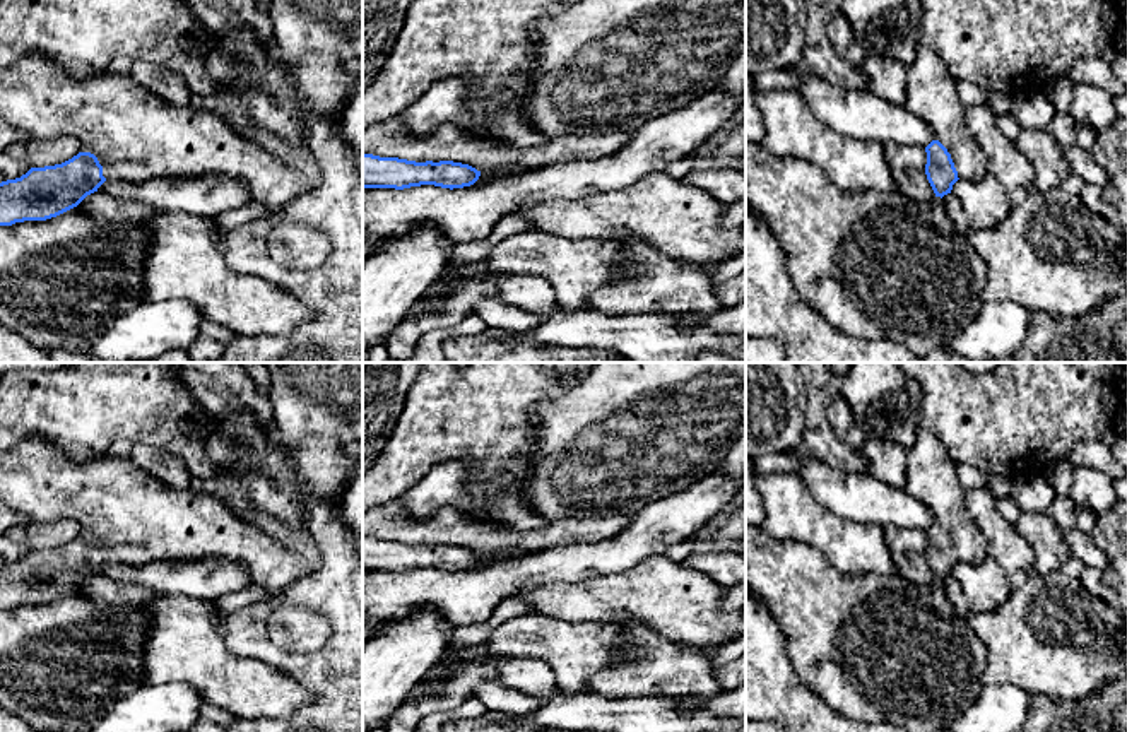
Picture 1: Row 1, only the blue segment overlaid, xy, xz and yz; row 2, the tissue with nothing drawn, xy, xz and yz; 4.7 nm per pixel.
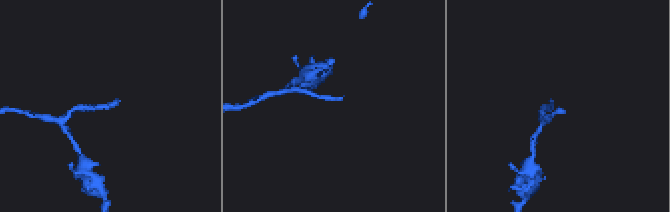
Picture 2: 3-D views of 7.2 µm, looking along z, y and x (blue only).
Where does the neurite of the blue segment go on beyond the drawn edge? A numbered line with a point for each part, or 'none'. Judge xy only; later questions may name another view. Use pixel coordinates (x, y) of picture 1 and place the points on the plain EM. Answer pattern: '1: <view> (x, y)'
1: xy (135, 519)

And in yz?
1: yz (931, 476)

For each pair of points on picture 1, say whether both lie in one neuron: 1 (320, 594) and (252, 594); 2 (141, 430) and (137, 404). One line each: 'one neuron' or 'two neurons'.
1: two neurons
2: one neuron

